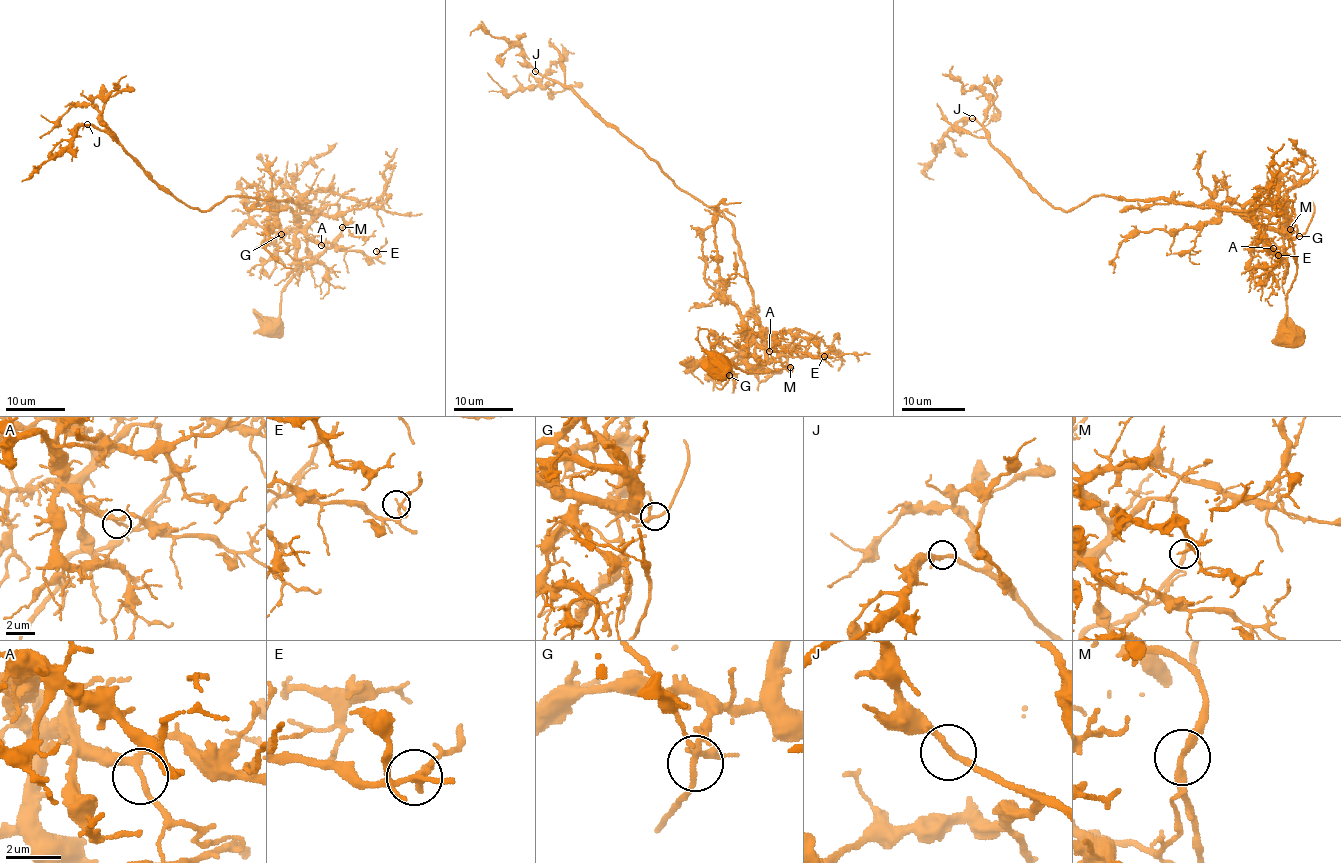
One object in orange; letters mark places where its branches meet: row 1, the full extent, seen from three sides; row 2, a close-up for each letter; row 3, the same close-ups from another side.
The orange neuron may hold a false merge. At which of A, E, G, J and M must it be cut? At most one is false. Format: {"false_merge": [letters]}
{"false_merge": []}

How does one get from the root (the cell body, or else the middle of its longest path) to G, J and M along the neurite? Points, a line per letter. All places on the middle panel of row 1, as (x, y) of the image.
G: (719, 365), (769, 372), (774, 357), (751, 342), (747, 357), (729, 375)
J: (719, 365), (774, 368), (769, 351), (748, 342), (744, 317), (754, 302), (734, 225), (569, 88), (535, 71)
M: (719, 365), (728, 362), (747, 372), (771, 372), (790, 366)

